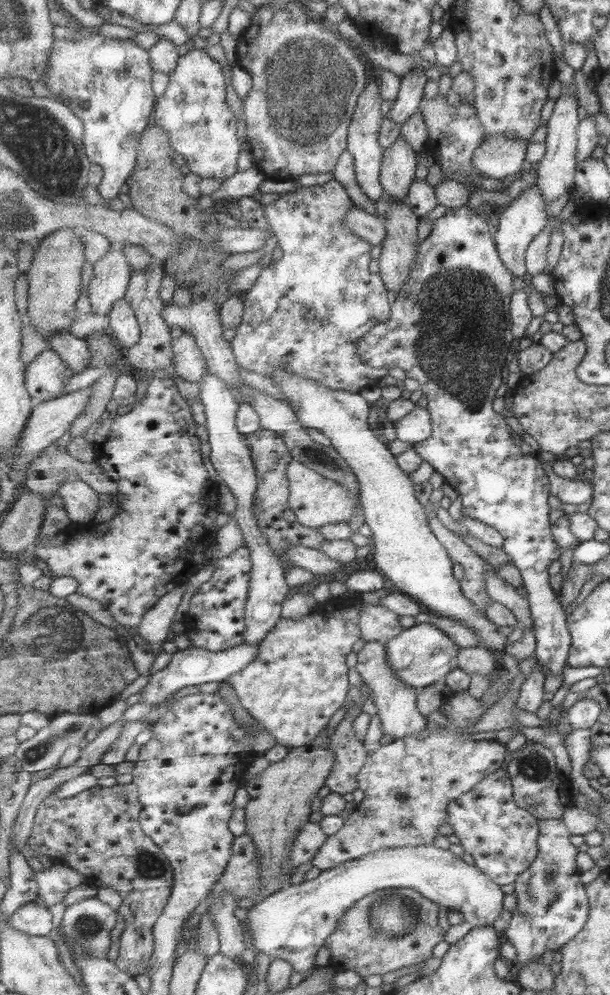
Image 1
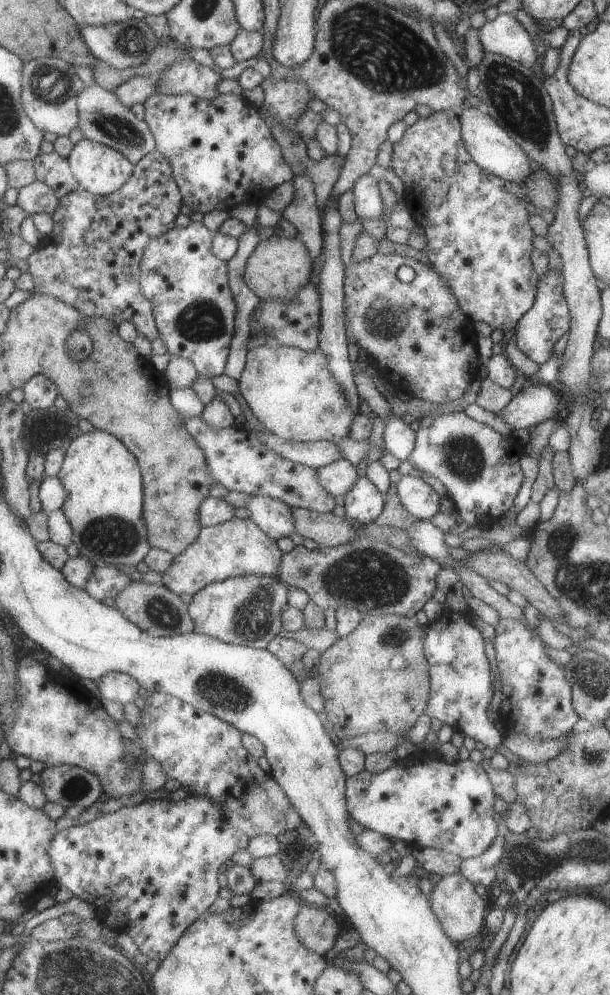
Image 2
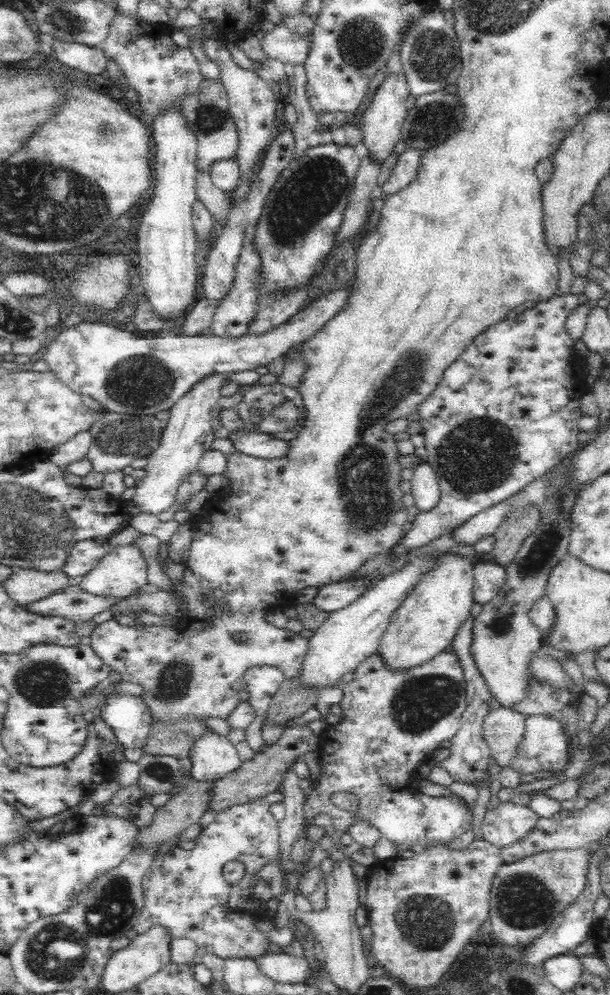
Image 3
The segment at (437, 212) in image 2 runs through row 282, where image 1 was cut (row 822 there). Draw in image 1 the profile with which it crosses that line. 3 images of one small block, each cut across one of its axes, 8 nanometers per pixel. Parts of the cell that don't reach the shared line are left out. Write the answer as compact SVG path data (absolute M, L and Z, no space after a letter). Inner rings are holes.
M506 768L453 801L448 807L446 823L453 827L461 846L475 859L479 870L499 886L516 883L540 853L540 820L517 805L512 778Z

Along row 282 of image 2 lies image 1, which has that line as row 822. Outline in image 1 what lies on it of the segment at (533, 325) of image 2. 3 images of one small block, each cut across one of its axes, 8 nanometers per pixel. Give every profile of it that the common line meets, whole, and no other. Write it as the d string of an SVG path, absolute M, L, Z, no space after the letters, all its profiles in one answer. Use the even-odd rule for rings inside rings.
M562 819L540 820L540 853L529 870L517 878L517 906L504 933L504 938L518 948L514 971L549 949L560 950L581 932L588 920L588 896L583 890L582 872L577 866L577 856L584 847L575 846L571 836L573 833Z

